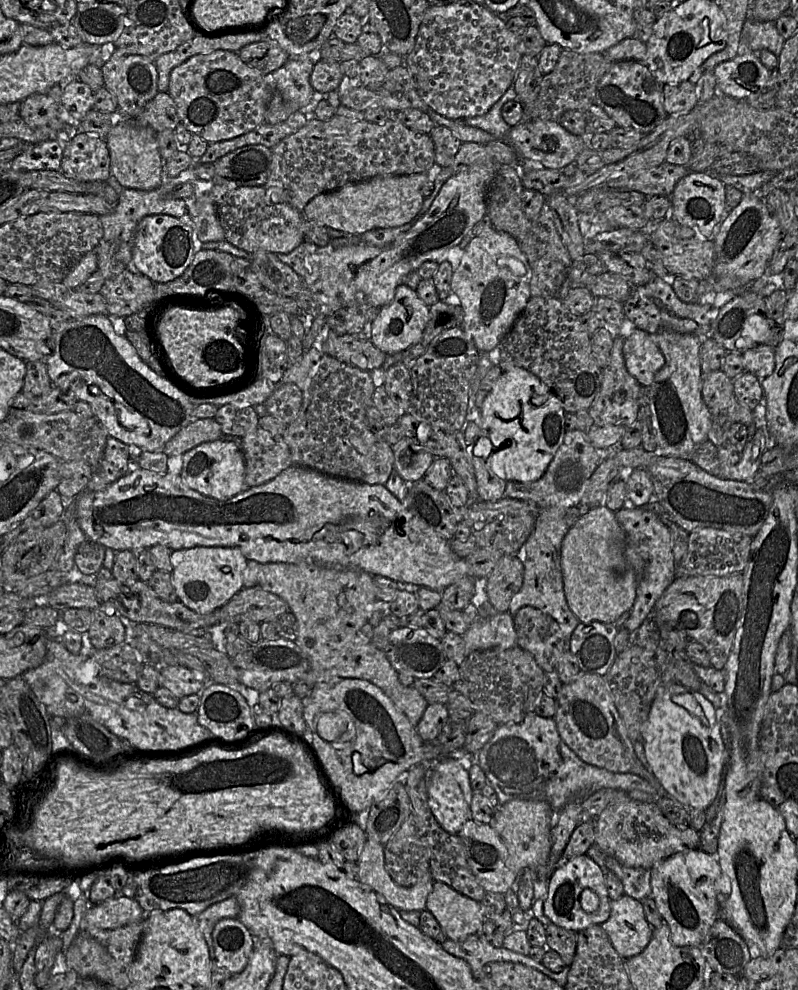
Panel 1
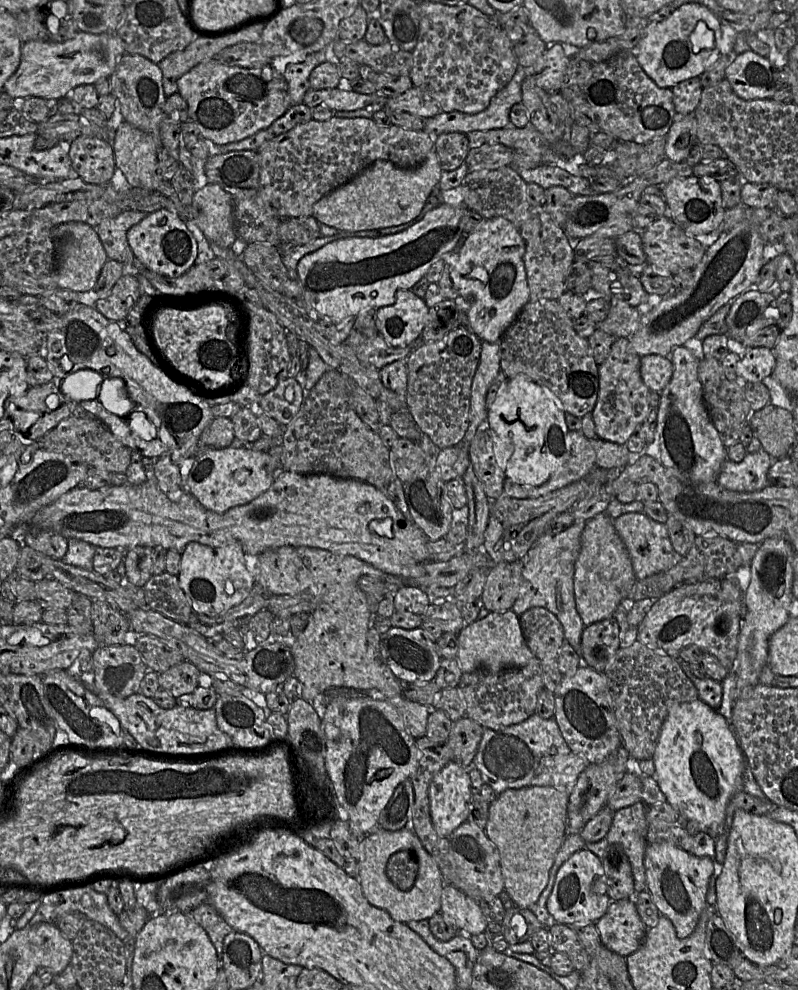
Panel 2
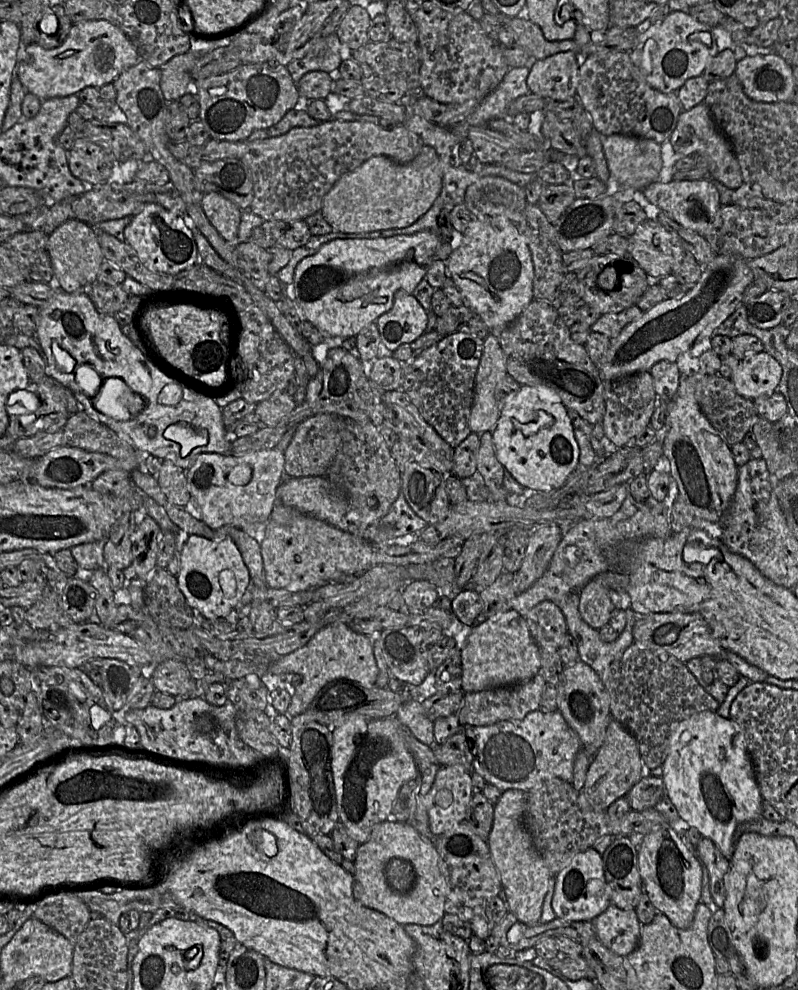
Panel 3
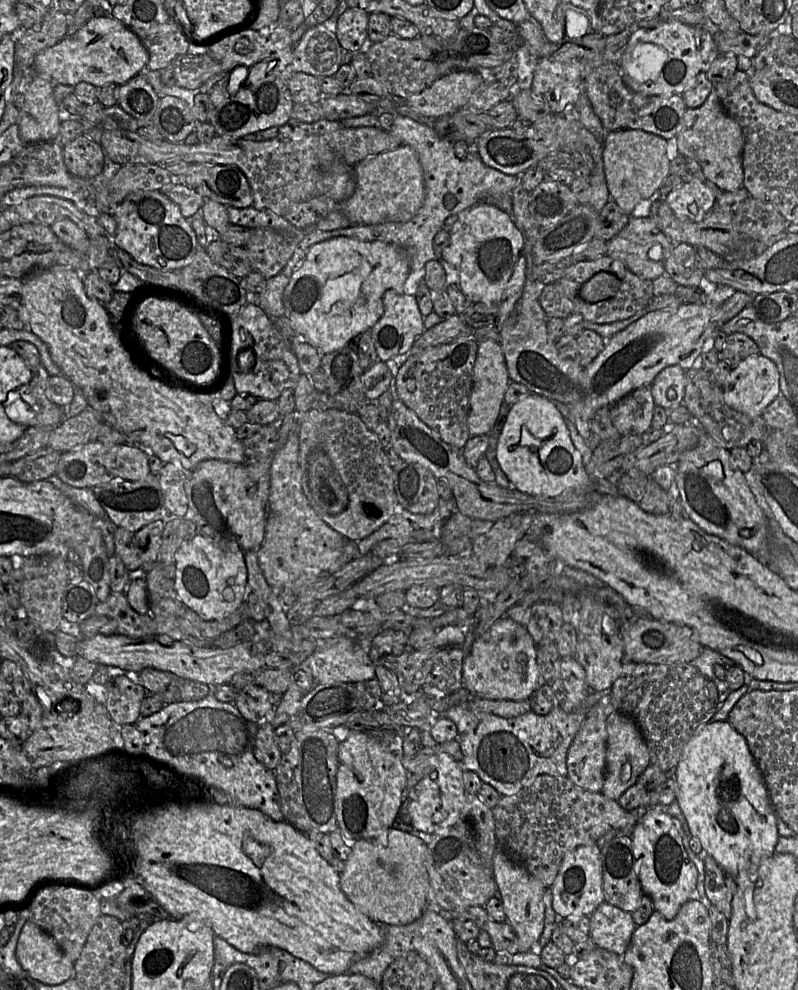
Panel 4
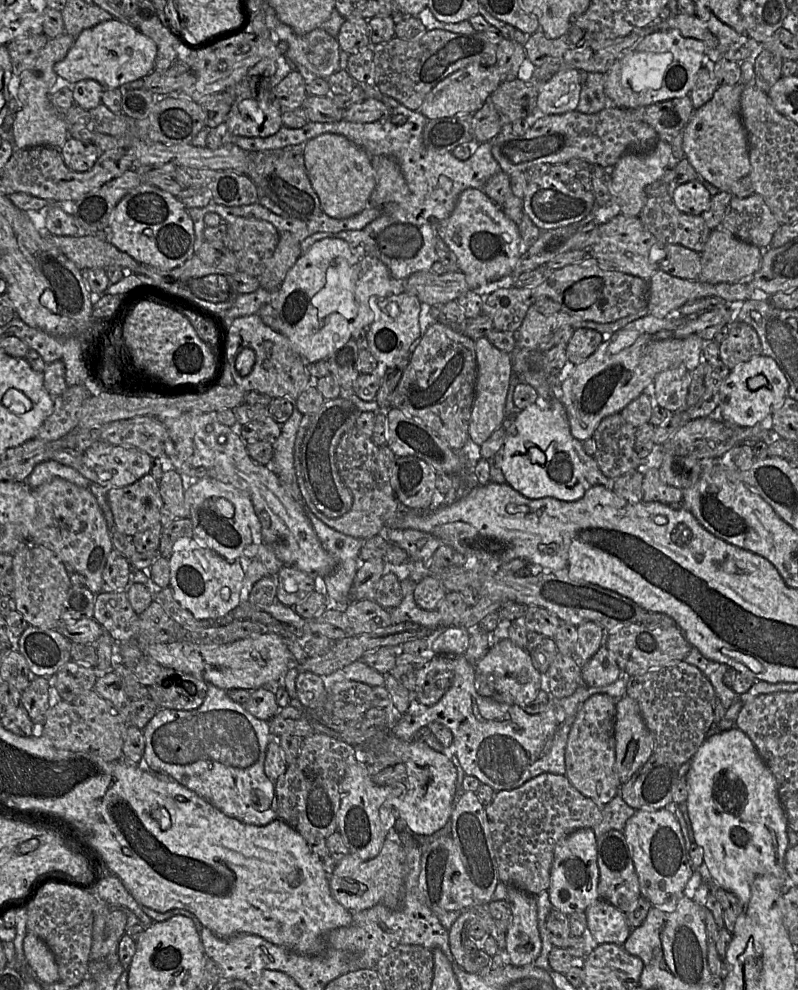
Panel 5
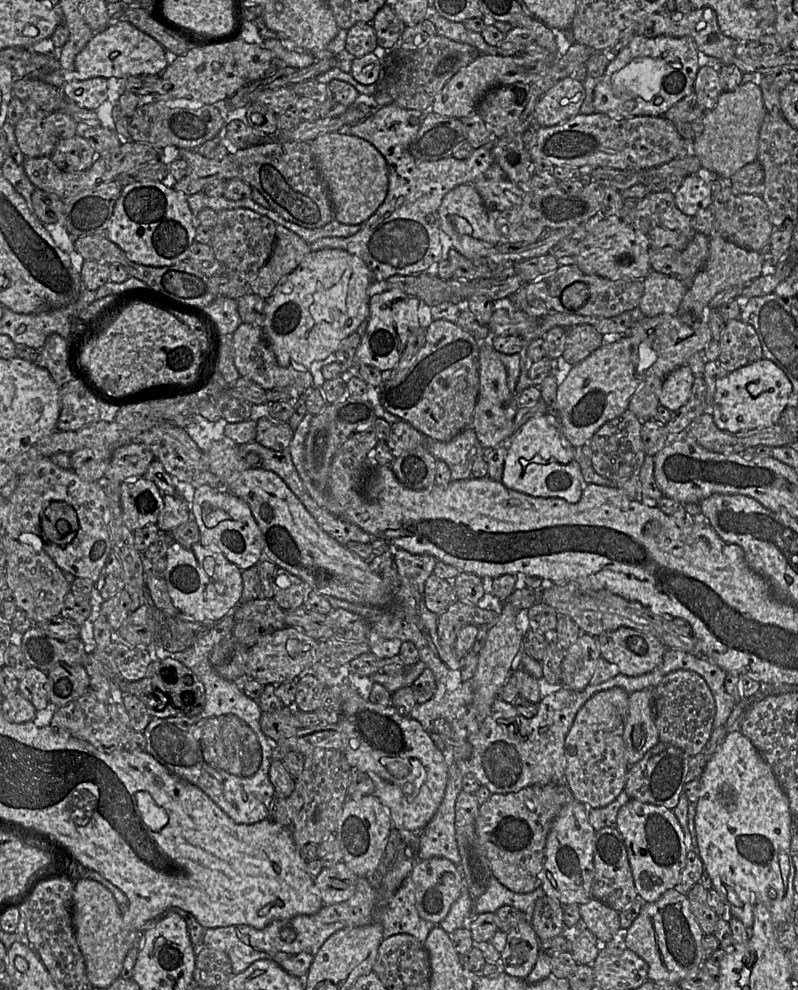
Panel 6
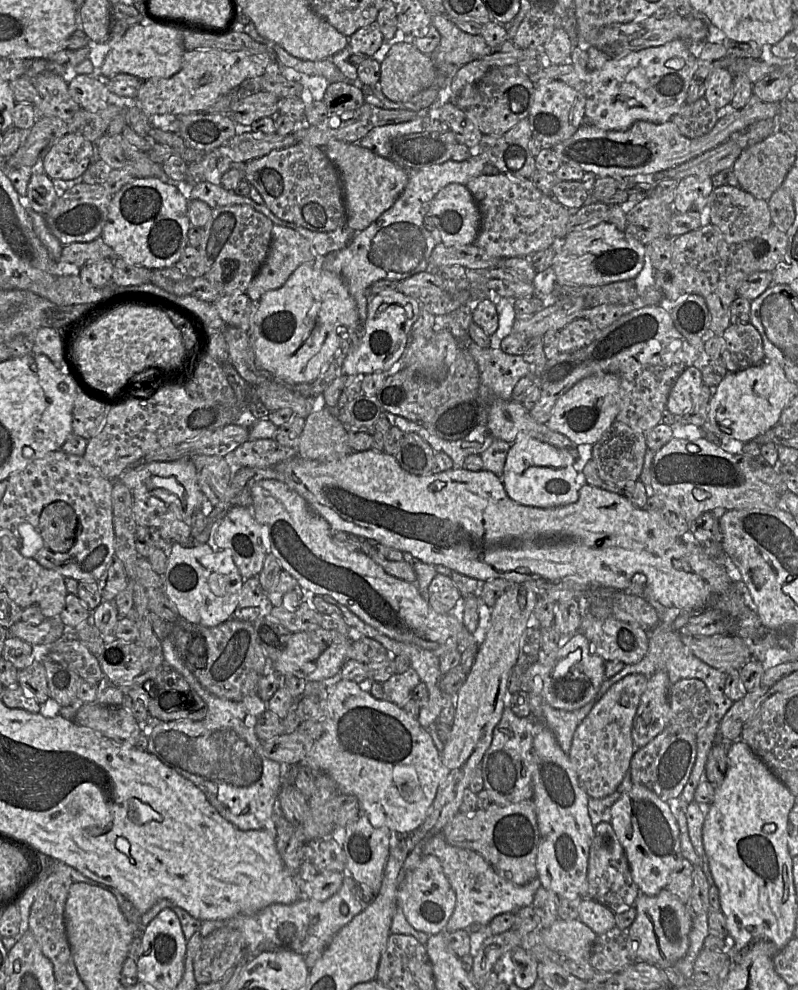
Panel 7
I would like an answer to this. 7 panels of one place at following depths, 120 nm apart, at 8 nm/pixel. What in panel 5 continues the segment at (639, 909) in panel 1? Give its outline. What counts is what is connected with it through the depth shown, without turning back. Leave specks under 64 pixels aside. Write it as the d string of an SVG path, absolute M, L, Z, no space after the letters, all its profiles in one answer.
M598 899L586 908L585 914L587 936L592 944L615 943L623 946L632 930L624 912Z

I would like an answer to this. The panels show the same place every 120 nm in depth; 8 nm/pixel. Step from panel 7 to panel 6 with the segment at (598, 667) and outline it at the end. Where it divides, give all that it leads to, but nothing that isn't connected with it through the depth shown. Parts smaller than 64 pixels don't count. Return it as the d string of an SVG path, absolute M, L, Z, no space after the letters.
M581 633L566 651L561 665L561 686L580 691L587 687L601 657L597 638Z

